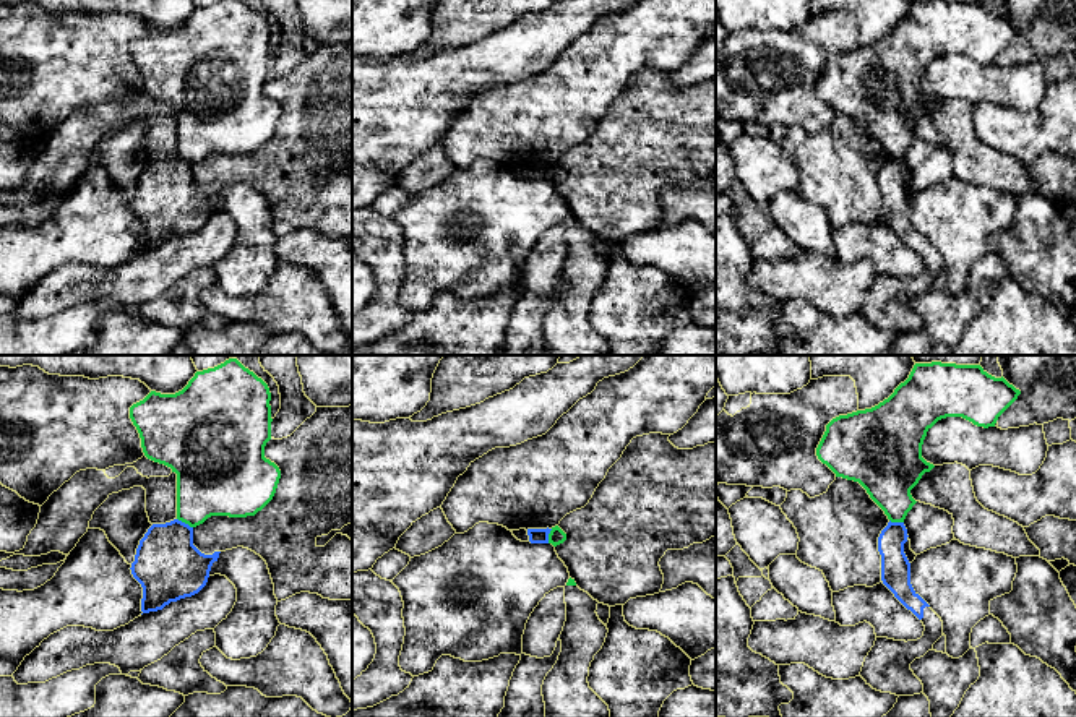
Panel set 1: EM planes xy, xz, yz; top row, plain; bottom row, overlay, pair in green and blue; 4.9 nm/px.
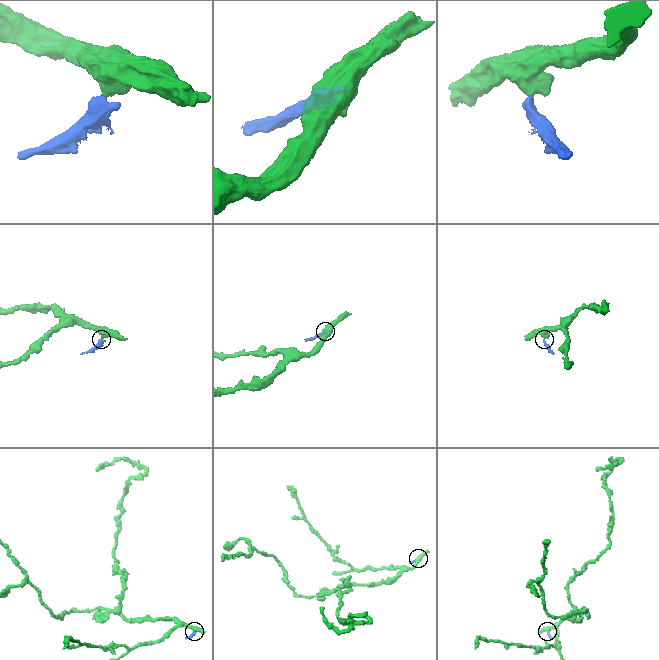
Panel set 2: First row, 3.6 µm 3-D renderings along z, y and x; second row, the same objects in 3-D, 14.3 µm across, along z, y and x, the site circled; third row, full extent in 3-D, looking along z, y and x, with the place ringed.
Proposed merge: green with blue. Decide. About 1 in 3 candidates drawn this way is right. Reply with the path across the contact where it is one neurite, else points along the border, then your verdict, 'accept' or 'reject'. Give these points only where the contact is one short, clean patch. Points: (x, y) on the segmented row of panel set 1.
border along xy (177, 518), (192, 528); reject

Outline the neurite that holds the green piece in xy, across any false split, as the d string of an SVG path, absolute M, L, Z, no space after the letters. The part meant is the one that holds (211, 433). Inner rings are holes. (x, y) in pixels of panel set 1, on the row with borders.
M237 358L196 371L175 394L151 391L130 407L148 459L177 474L177 519L196 527L211 516L247 517L274 496L281 470L265 457L271 440L268 384Z

